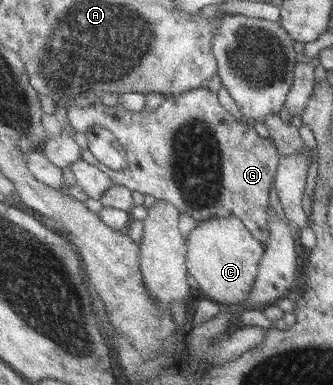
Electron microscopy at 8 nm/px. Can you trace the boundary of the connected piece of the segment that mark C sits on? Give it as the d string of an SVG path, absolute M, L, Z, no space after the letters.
M236 217L213 218L199 223L187 238L187 267L190 276L194 277L199 289L207 299L218 305L238 305L250 300L253 284L257 281L261 259L264 256L264 244L244 226L245 222Z

